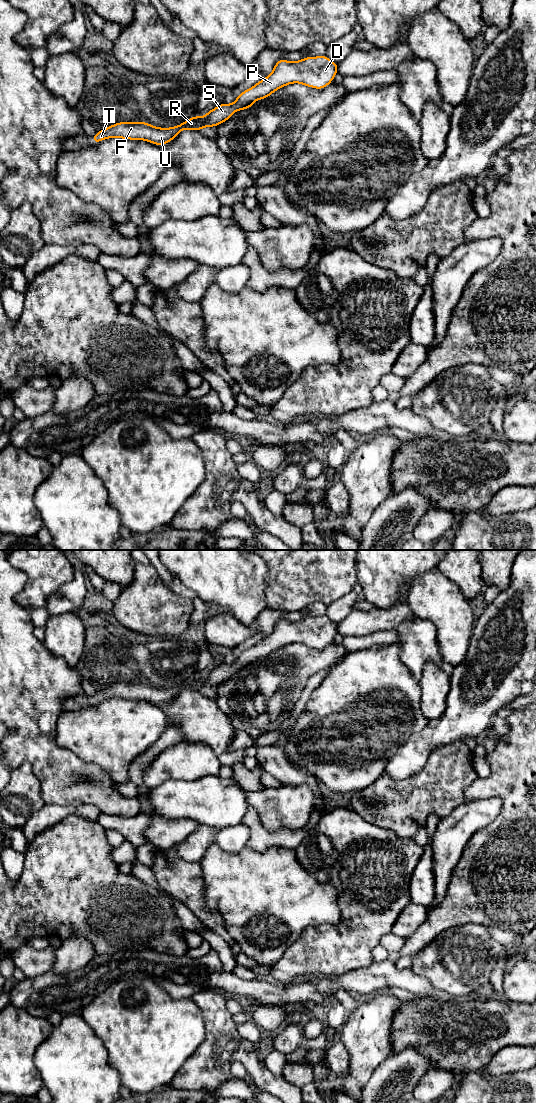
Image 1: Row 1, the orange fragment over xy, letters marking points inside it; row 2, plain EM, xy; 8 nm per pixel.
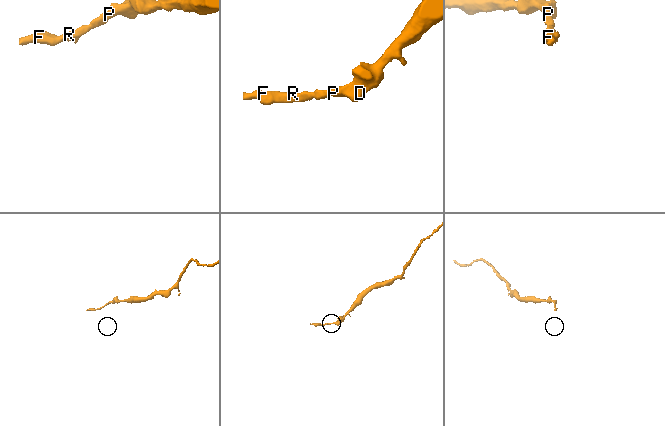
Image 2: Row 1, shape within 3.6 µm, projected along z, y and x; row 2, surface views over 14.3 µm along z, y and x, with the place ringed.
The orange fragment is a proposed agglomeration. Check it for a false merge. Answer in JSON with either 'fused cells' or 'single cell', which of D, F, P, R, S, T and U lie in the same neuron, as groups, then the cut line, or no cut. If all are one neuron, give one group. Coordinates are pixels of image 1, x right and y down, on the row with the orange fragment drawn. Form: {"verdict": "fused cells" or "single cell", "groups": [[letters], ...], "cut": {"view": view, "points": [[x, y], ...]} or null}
{"verdict": "single cell", "groups": [["D", "F", "P", "R", "S", "T", "U"]], "cut": null}

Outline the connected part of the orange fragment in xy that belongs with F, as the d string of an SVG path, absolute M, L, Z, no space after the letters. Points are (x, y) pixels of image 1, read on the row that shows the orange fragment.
M326 55L305 57L297 62L279 59L273 72L244 90L233 104L221 103L209 110L204 117L194 116L183 123L170 128L155 127L147 122L119 122L97 131L92 137L93 144L108 138L144 140L157 146L172 141L184 129L200 131L204 127L216 127L227 121L237 110L252 108L252 103L269 97L276 90L300 83L315 89L324 89L338 74L338 64Z

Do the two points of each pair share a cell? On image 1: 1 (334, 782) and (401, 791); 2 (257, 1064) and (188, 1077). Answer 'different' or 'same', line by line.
1: different
2: same

